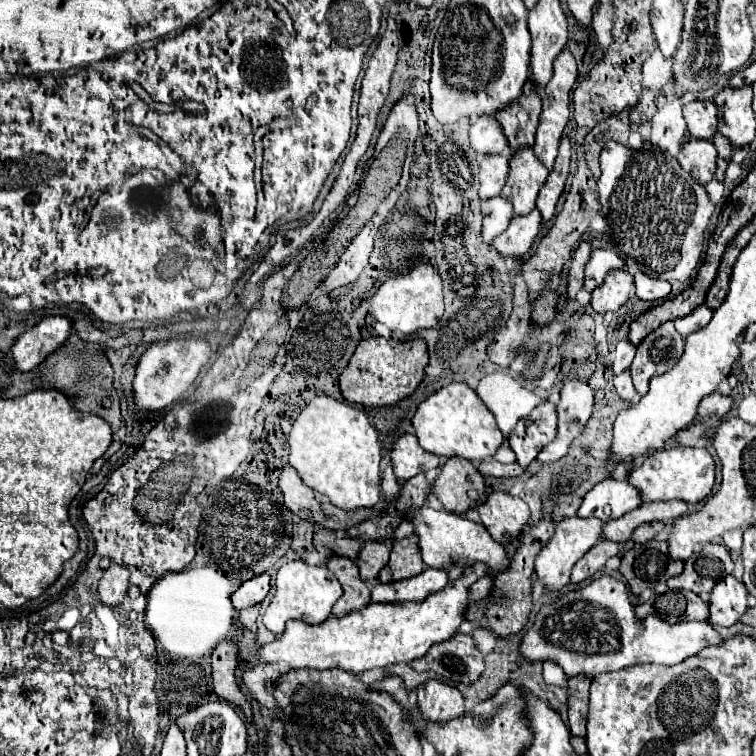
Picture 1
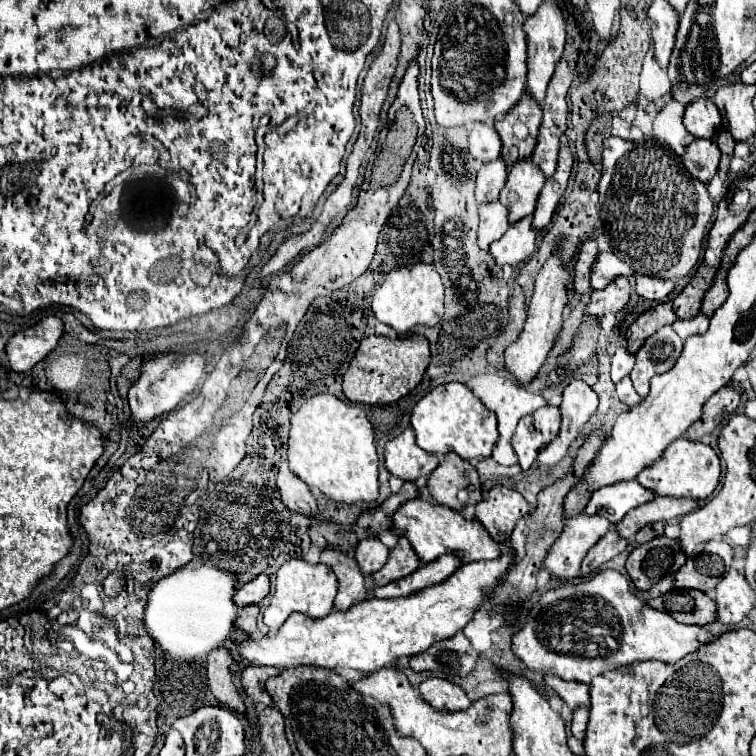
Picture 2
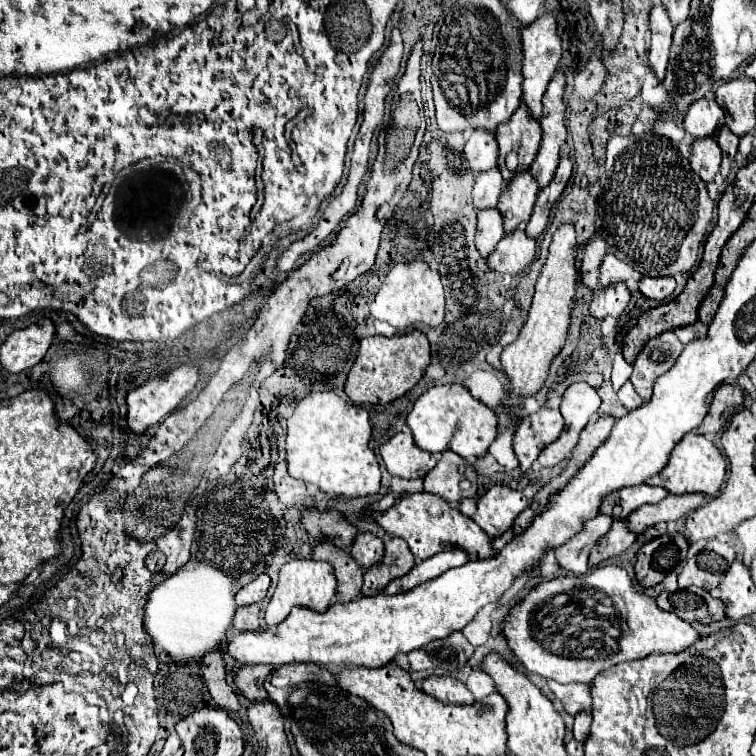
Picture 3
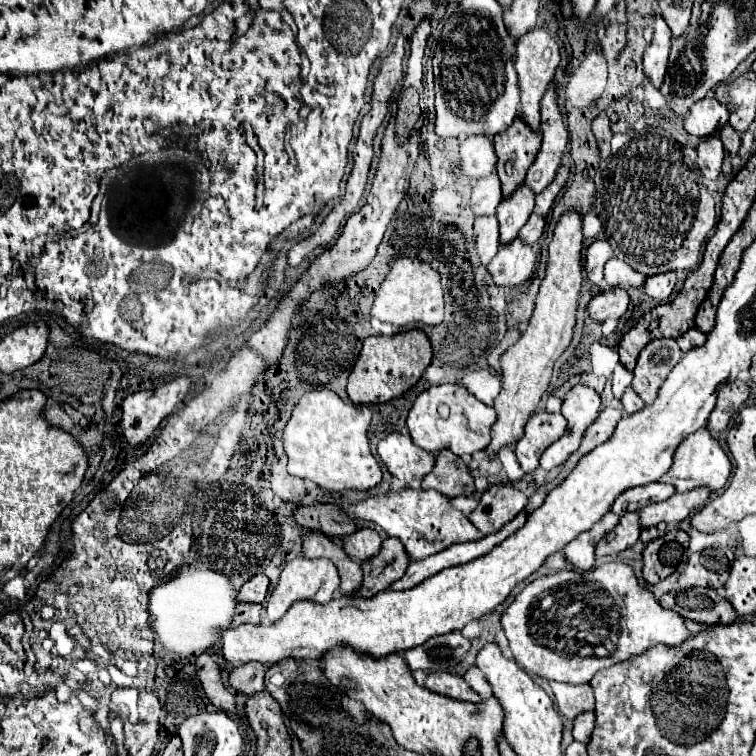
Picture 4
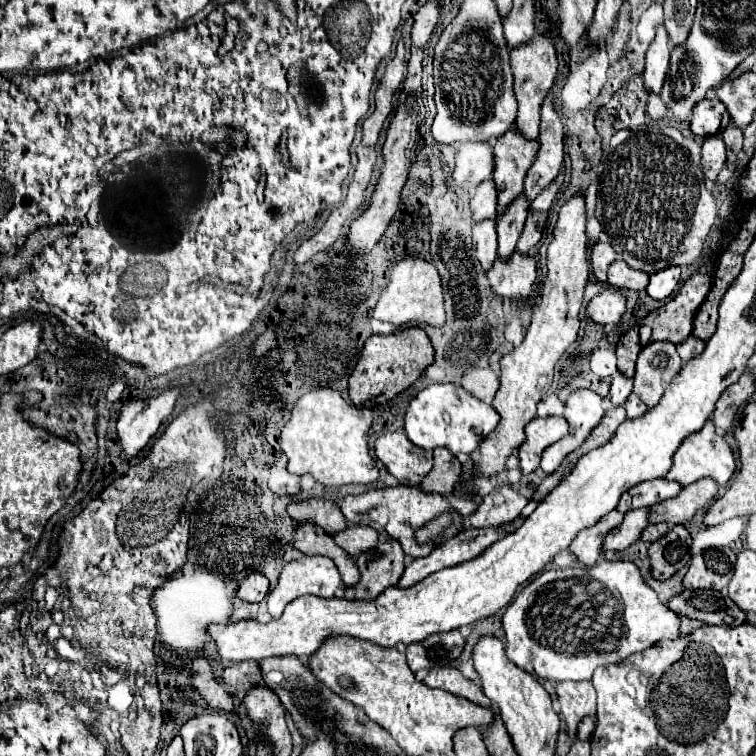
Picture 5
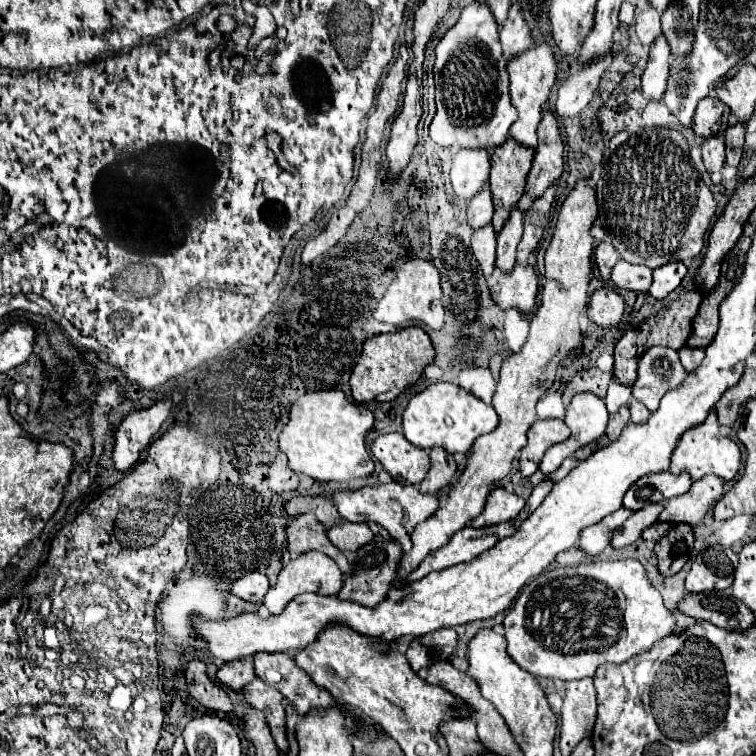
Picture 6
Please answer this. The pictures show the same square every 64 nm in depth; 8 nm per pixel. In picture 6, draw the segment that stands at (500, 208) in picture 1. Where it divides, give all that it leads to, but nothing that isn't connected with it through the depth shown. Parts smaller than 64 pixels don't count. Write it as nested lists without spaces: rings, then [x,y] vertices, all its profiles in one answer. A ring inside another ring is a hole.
[[[486,224],[472,234],[472,254],[476,256],[480,268],[484,270],[484,276],[490,276],[496,262],[496,232],[492,224]]]

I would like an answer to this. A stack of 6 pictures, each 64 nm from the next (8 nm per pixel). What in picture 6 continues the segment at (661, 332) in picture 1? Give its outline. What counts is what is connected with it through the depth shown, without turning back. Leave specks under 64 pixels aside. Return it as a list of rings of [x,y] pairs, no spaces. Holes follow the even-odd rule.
[[[666,346],[648,348],[638,362],[638,378],[632,386],[632,396],[638,398],[650,412],[654,412],[664,392],[676,388],[684,380],[684,366],[678,352]]]

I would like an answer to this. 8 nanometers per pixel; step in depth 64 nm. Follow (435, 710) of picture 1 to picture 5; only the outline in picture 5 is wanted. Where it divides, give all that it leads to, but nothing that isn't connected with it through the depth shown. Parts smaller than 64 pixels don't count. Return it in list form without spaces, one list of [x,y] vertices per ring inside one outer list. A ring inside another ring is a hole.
[[[432,668],[424,680],[426,686],[430,688],[444,688],[446,692],[454,696],[462,696],[474,704],[480,706],[490,706],[490,700],[484,696],[482,688],[476,686],[474,682],[466,680],[460,670],[456,668]]]

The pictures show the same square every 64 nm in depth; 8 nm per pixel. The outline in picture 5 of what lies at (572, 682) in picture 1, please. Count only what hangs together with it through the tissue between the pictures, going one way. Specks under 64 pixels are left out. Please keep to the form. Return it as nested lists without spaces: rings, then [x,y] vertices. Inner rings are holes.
[[[584,716],[584,720],[580,720],[578,730],[576,730],[576,738],[578,740],[590,740],[594,732],[594,716]]]

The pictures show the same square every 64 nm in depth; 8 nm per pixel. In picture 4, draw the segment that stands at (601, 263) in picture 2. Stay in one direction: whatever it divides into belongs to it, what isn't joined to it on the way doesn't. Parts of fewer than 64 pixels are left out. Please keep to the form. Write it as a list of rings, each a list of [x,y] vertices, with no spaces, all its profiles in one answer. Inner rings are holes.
[[[612,256],[604,266],[604,280],[612,288],[616,288],[616,286],[620,286],[620,288],[630,288],[630,286],[642,288],[646,276],[632,270],[624,260],[618,260],[616,256]]]

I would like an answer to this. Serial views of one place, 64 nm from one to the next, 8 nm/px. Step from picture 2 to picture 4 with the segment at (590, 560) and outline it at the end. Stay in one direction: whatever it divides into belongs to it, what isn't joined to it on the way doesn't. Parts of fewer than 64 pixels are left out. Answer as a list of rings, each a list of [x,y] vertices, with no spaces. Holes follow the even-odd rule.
[[[626,512],[616,528],[608,532],[596,546],[596,558],[608,556],[608,554],[618,554],[622,550],[628,550],[634,546],[634,542],[640,538],[640,524],[636,524],[638,514],[636,512]]]

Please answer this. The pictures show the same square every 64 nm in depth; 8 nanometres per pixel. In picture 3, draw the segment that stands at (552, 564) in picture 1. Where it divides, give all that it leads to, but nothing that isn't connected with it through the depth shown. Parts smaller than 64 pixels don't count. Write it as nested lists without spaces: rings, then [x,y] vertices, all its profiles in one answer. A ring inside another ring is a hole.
[[[600,514],[592,520],[586,520],[578,534],[574,534],[570,540],[566,540],[560,548],[554,548],[558,566],[576,576],[588,572],[590,570],[588,554],[590,554],[592,546],[608,532],[610,526],[612,526],[612,518],[604,516],[604,514]]]

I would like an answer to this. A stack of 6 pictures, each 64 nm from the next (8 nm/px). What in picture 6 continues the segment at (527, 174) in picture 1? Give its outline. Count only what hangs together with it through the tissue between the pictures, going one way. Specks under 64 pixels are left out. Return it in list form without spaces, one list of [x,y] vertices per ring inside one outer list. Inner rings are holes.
[[[518,206],[512,208],[510,218],[506,220],[506,224],[502,226],[500,234],[498,234],[498,258],[496,258],[496,266],[500,270],[512,270],[516,264],[516,246],[522,238],[522,224],[524,224],[524,214],[520,212]]]

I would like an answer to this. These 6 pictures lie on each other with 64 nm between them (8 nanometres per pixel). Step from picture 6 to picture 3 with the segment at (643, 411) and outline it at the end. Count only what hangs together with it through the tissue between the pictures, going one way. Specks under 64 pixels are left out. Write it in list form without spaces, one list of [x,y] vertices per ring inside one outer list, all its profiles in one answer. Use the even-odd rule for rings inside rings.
[[[628,382],[628,384],[624,384],[620,390],[618,390],[618,398],[620,398],[620,402],[628,408],[628,410],[636,410],[644,400],[636,394],[636,390],[632,388],[632,382]]]

